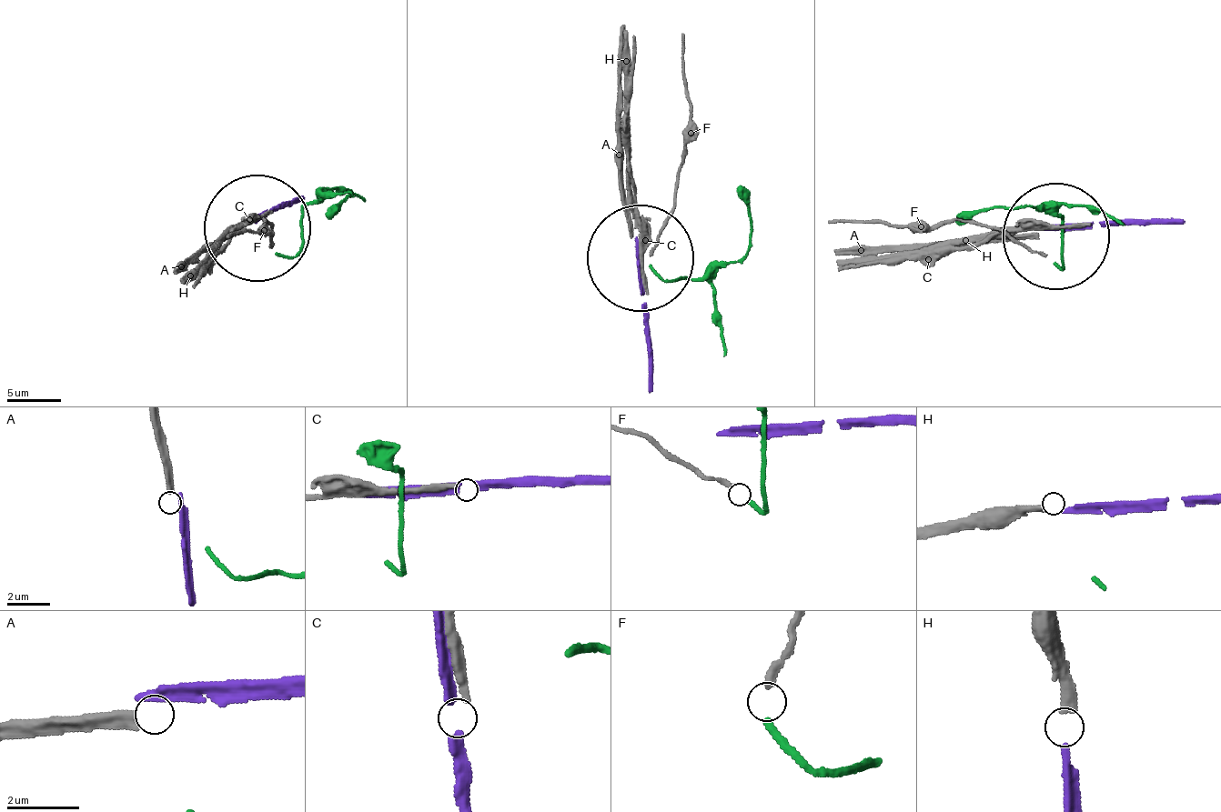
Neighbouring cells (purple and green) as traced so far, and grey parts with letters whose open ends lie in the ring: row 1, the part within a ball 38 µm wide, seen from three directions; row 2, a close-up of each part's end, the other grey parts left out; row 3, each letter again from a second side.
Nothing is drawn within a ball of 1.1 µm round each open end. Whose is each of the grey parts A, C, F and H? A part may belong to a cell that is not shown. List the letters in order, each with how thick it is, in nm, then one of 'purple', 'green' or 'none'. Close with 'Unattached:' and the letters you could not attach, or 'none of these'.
A: 320 nm thick; none
C: 220 nm thick; none
F: 200 nm thick; green
H: 320 nm thick; purple
Unattached: A, C

